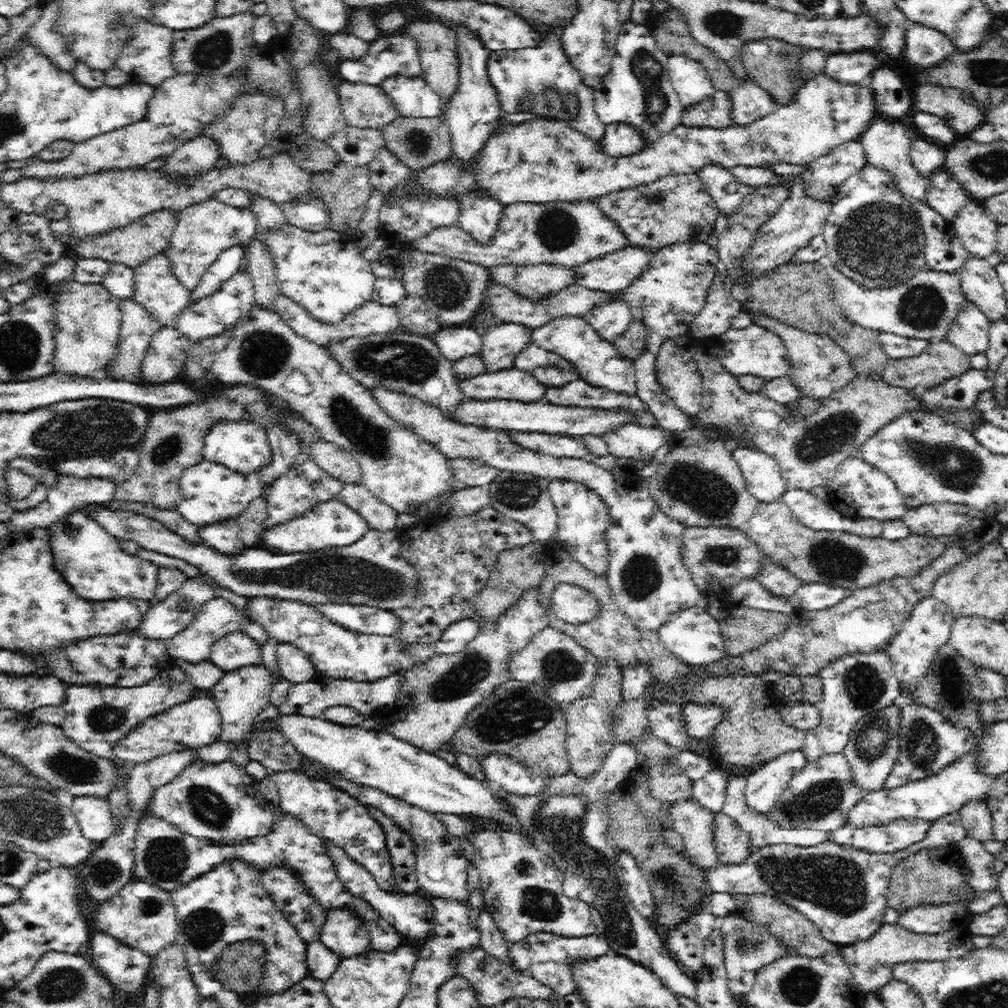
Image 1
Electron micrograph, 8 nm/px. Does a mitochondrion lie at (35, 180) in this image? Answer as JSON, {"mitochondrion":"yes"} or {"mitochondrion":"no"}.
{"mitochondrion":"no"}

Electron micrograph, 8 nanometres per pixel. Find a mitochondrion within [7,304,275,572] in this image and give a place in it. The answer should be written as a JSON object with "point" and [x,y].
{"point":[92,429]}

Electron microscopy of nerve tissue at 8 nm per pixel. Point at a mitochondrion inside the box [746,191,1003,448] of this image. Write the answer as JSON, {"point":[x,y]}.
{"point":[879,242]}

